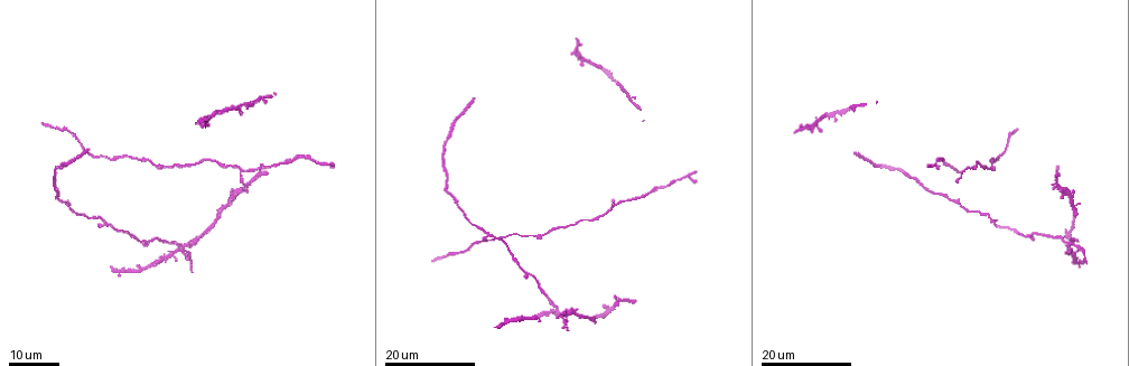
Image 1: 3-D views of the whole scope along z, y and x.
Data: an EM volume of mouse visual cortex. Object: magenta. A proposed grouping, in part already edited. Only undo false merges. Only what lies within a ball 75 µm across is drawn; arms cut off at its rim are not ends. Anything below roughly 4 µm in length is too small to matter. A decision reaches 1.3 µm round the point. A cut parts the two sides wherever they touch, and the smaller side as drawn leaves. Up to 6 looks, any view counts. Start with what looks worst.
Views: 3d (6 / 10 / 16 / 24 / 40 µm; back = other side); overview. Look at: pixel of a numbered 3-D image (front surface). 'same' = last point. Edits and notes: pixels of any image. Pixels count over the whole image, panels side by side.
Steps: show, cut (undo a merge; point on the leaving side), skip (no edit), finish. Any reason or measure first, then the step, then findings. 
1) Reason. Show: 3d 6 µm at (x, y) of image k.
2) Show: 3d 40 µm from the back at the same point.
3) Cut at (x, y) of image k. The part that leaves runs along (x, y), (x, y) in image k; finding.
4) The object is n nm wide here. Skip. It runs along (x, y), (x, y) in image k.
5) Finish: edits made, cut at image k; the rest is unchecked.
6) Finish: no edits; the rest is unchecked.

Branch point. Show: 3d 16 µm at (184, 247) of image 1.

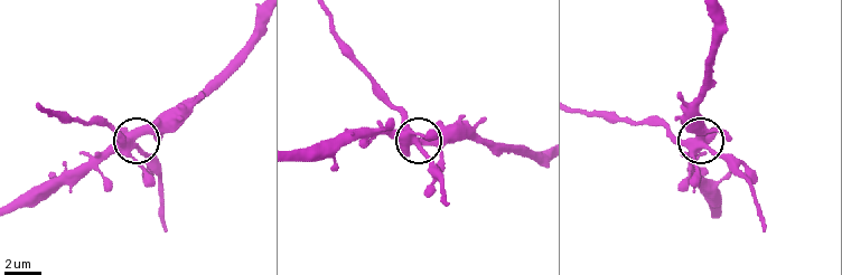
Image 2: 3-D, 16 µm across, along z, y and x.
Show: 3d 6 µm at (134, 135) of image 2.

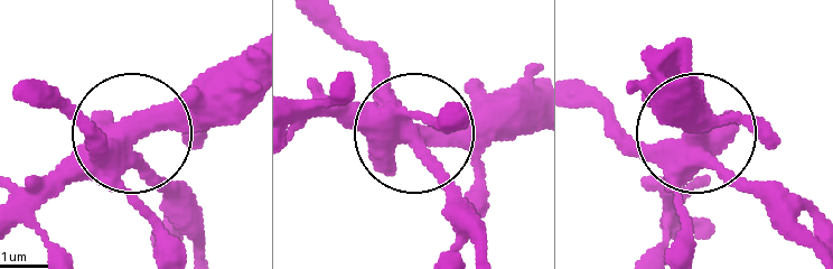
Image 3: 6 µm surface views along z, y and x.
From behind. Show: 3d 6 µm from the back at (127, 126) of image 3.

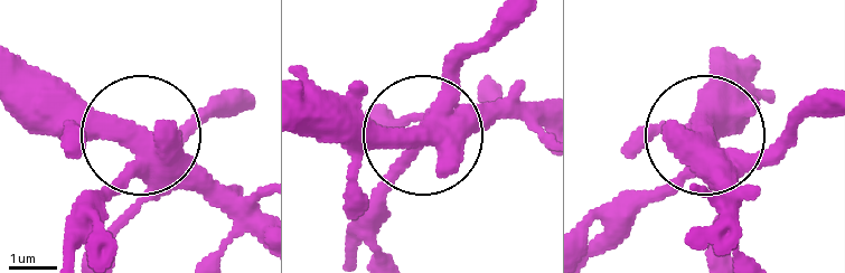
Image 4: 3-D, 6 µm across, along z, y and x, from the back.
The object is 460 nm wide here. Skip. It runs along (822, 110), (762, 153), (705, 138), (621, 234) in image 4; one neuron here.

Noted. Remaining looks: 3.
Thick turns thin. Show: 3d 16 µm at (1006, 148) of image 1.

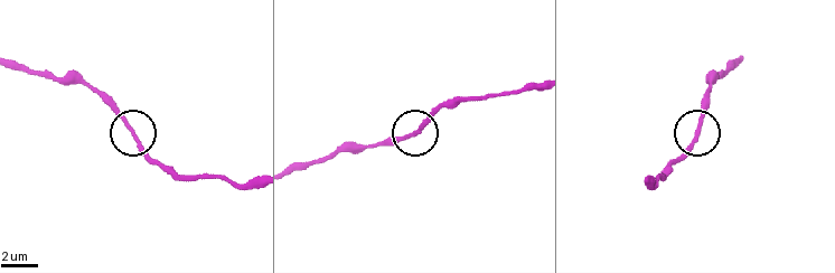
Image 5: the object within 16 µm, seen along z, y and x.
Closer look. Show: 3d 6 µm at (125, 123) of image 5.

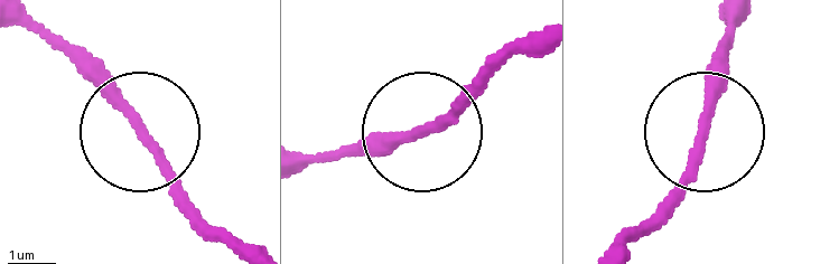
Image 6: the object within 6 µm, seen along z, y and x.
Skip. All the same neuron.

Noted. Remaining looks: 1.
Finish: no edits; the rest is unchecked.

